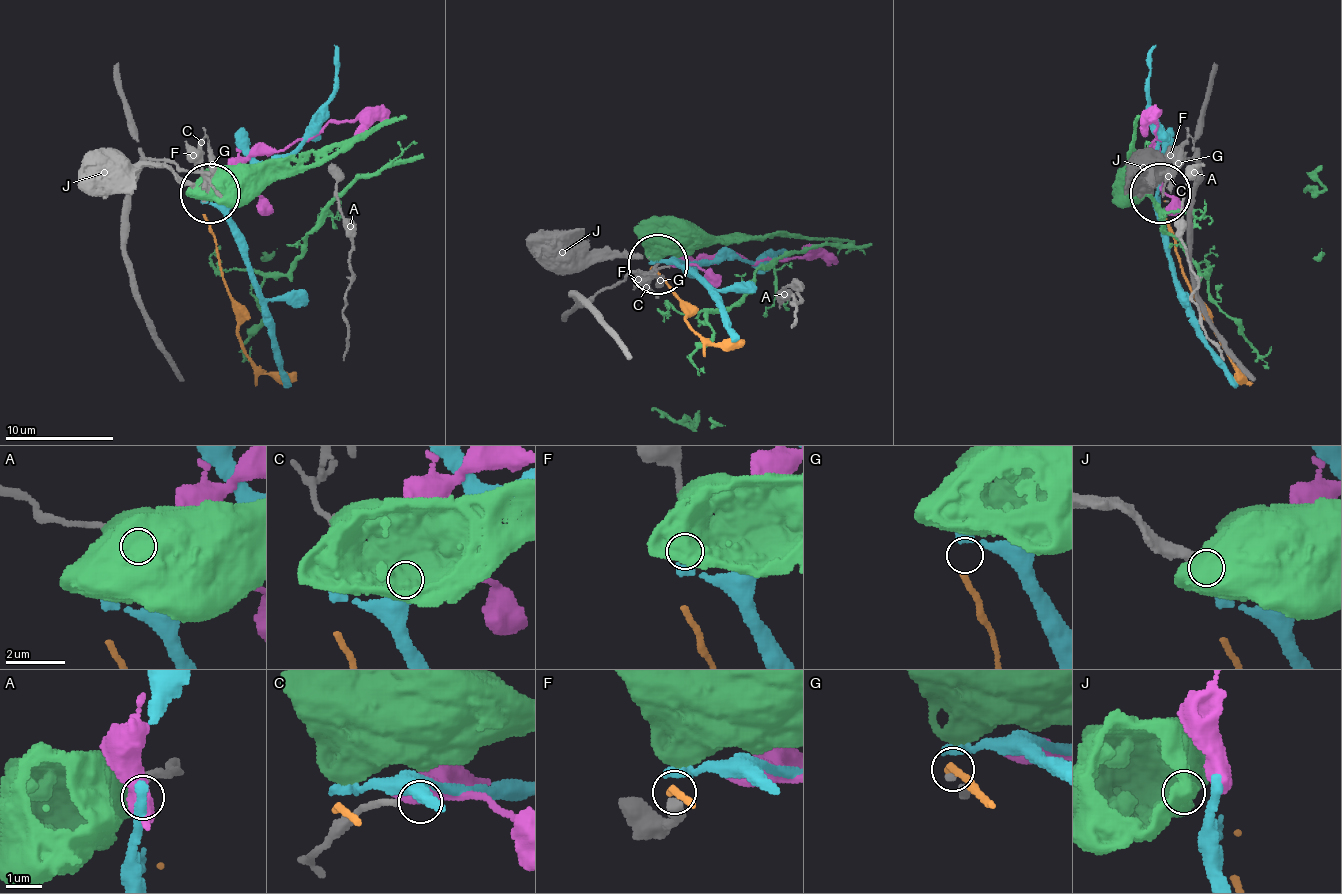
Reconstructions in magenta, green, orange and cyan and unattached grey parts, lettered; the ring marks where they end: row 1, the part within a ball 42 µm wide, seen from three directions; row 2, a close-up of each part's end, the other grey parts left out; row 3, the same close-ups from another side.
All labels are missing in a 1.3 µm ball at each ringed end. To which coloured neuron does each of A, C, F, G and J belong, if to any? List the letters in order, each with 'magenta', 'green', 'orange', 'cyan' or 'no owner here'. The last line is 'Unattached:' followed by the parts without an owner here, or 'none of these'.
A: magenta
C: no owner here
F: orange
G: no owner here
J: no owner here
Unattached: C, G, J

